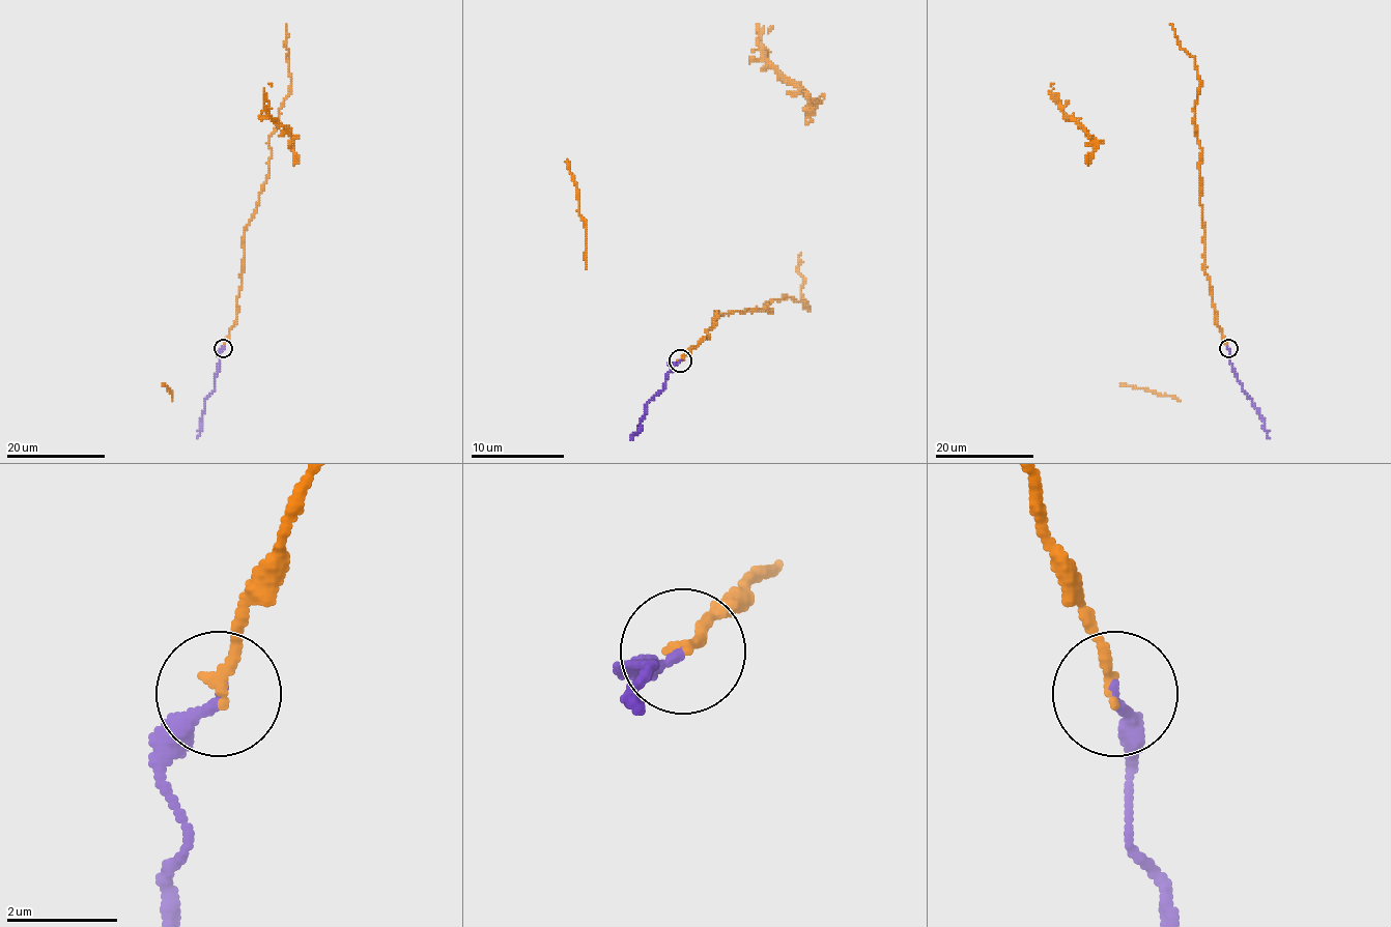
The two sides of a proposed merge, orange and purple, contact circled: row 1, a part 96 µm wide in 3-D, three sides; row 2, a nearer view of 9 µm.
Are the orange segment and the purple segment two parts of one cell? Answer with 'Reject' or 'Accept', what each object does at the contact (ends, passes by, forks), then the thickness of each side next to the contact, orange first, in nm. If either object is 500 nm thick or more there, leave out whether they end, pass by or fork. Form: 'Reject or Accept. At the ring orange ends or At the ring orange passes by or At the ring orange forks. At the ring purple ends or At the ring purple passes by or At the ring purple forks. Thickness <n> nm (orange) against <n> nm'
Accept. At the ring orange ends. At the ring purple ends. Thickness 200 nm (orange) against 220 nm

